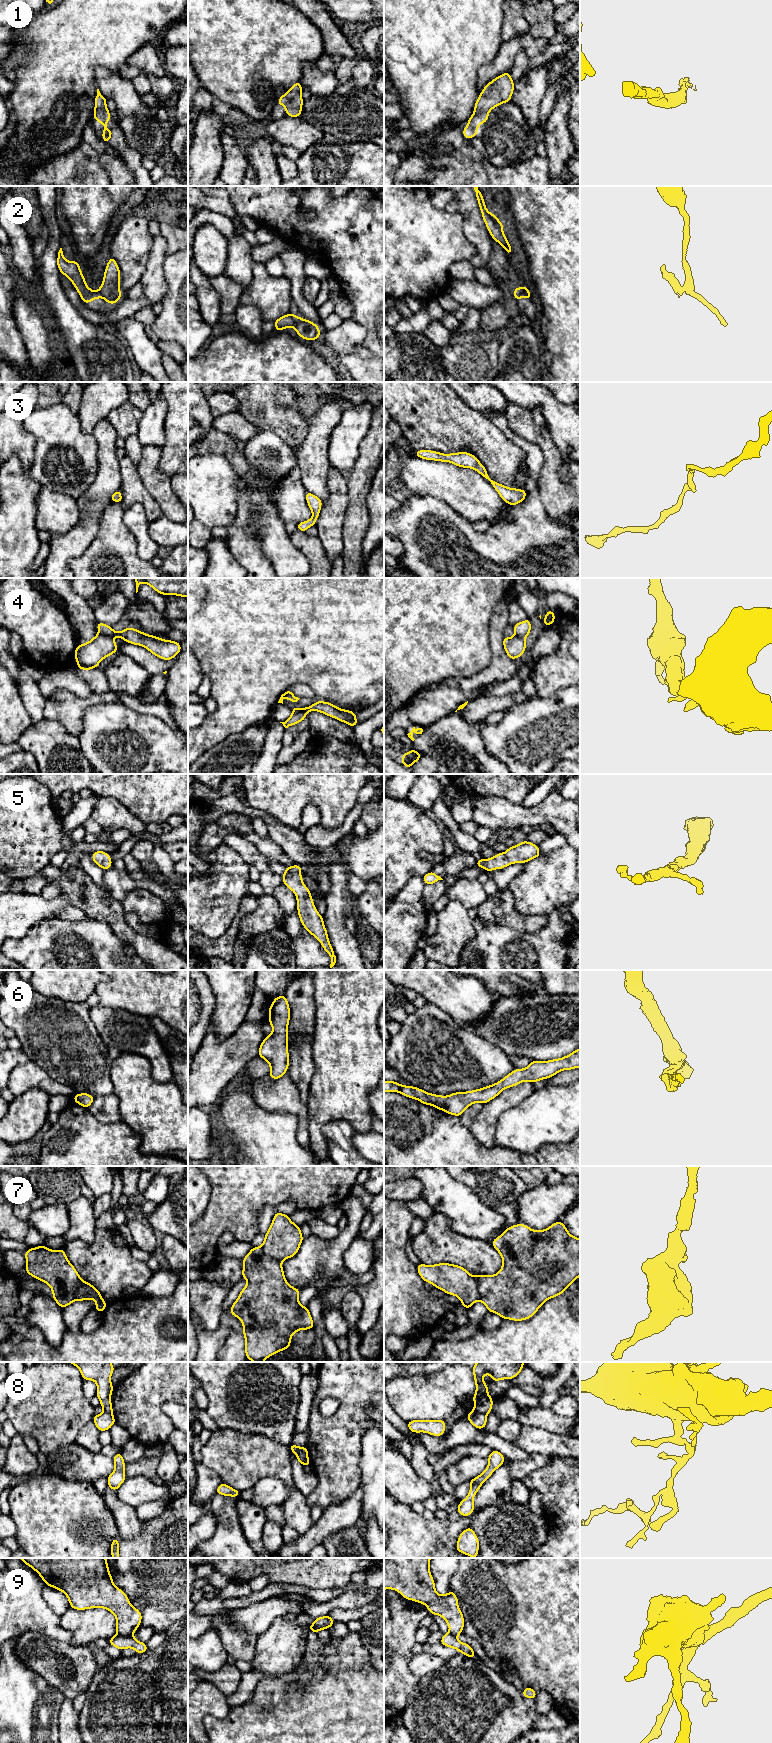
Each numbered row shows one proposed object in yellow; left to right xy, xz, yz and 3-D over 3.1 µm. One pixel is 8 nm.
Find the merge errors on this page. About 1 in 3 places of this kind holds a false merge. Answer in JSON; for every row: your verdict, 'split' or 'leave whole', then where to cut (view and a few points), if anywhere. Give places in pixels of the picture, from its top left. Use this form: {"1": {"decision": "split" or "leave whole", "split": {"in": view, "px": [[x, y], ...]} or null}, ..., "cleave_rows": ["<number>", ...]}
{"1": {"decision": "leave whole", "split": null}, "2": {"decision": "split", "split": {"in": "yz", "px": [[514, 288], [529, 298]]}}, "3": {"decision": "leave whole", "split": null}, "4": {"decision": "split", "split": {"in": "xy", "px": [[99, 633], [112, 638]]}}, "5": {"decision": "leave whole", "split": null}, "6": {"decision": "leave whole", "split": null}, "7": {"decision": "split", "split": {"in": "yz", "px": [[473, 1276], [479, 1299]]}}, "8": {"decision": "split", "split": {"in": "yz", "px": [[473, 1410], [485, 1415]]}}, "9": {"decision": "split", "split": {"in": "xy", "px": [[117, 1633], [132, 1635]]}}, "cleave_rows": ["2", "4", "7", "8", "9"]}

